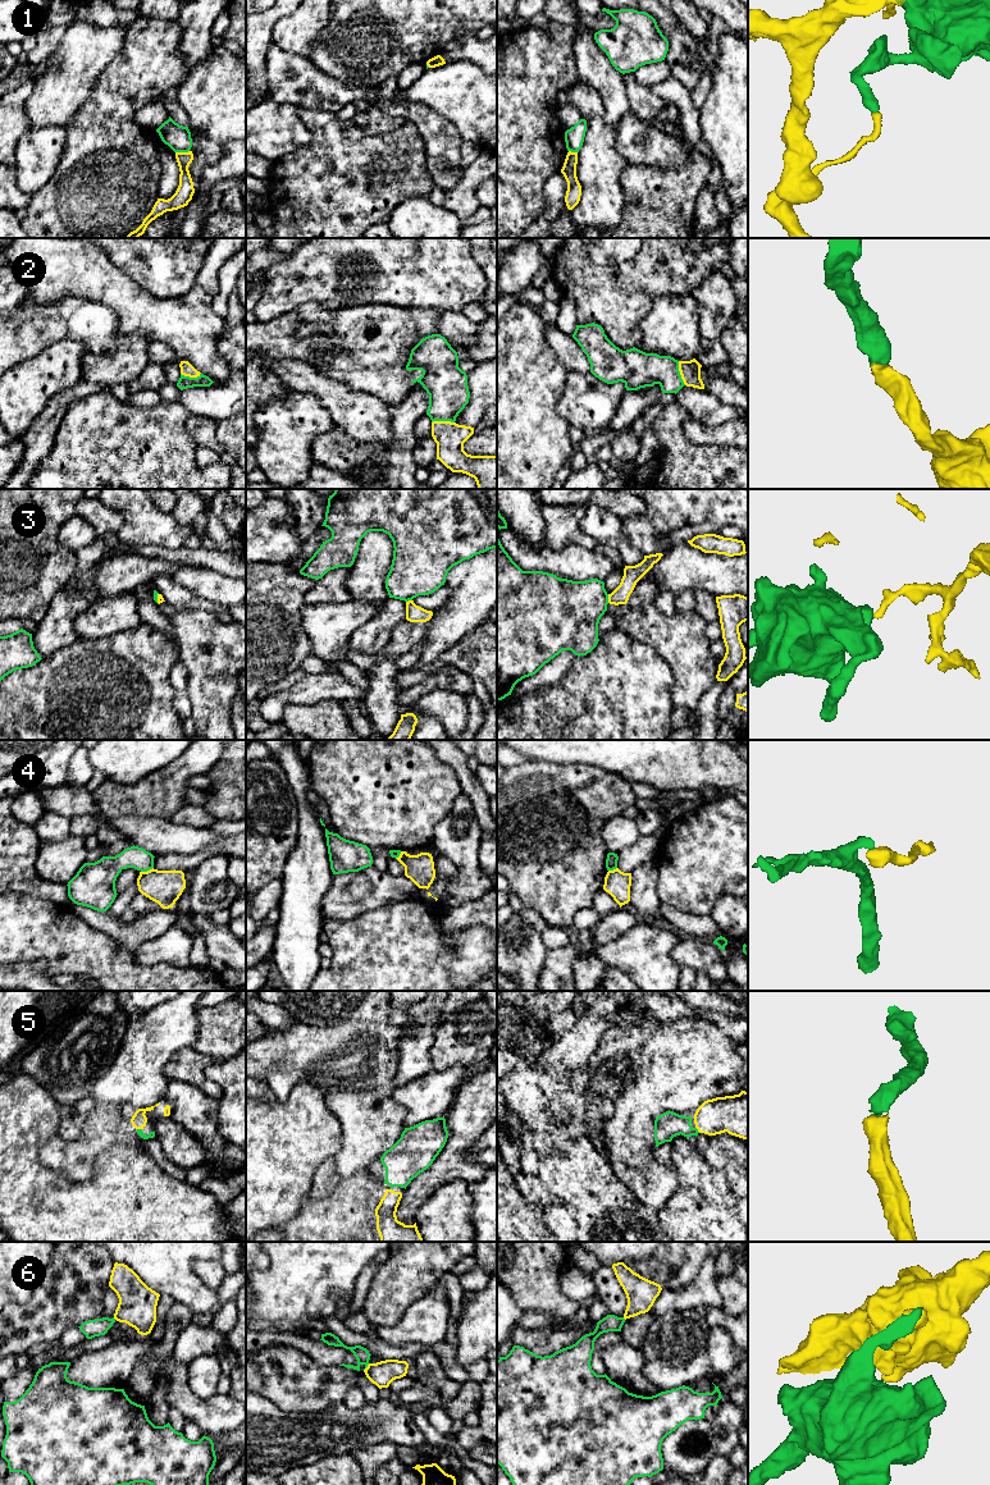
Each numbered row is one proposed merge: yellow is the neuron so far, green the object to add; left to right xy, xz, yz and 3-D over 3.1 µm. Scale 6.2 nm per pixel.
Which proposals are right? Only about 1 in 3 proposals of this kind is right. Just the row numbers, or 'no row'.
2, 5

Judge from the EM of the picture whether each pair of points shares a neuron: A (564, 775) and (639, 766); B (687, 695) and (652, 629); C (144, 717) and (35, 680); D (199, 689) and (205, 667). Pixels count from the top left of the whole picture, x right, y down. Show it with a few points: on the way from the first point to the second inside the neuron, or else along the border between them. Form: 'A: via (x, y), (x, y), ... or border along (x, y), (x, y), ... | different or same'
A: border along (574, 763), (597, 766), (621, 776), (630, 784) | different
B: via (687, 679), (687, 663), (669, 645) | same
C: via (117, 717), (96, 717), (78, 706), (62, 704) | same
D: via (204, 684), (205, 672) | same

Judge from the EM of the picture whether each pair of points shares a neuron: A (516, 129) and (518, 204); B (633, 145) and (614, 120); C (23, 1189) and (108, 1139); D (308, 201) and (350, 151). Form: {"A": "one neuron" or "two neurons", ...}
{"A": "one neuron", "B": "two neurons", "C": "two neurons", "D": "one neuron"}

